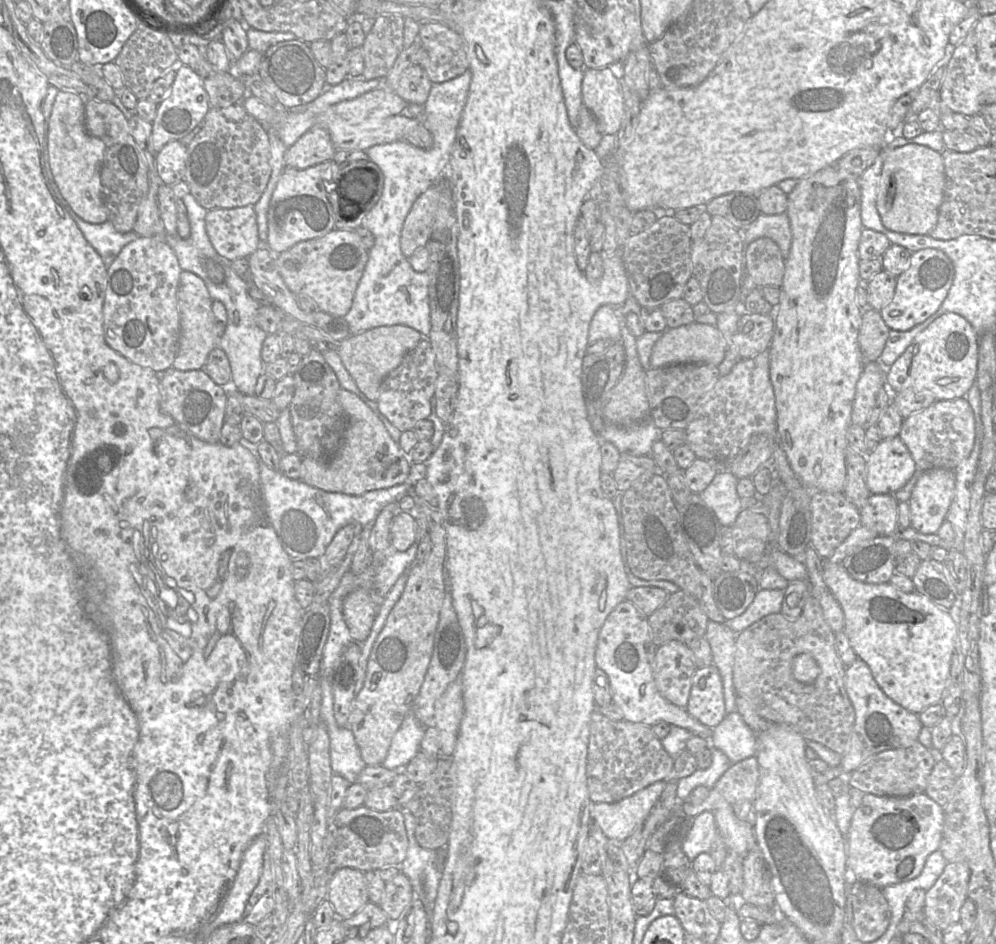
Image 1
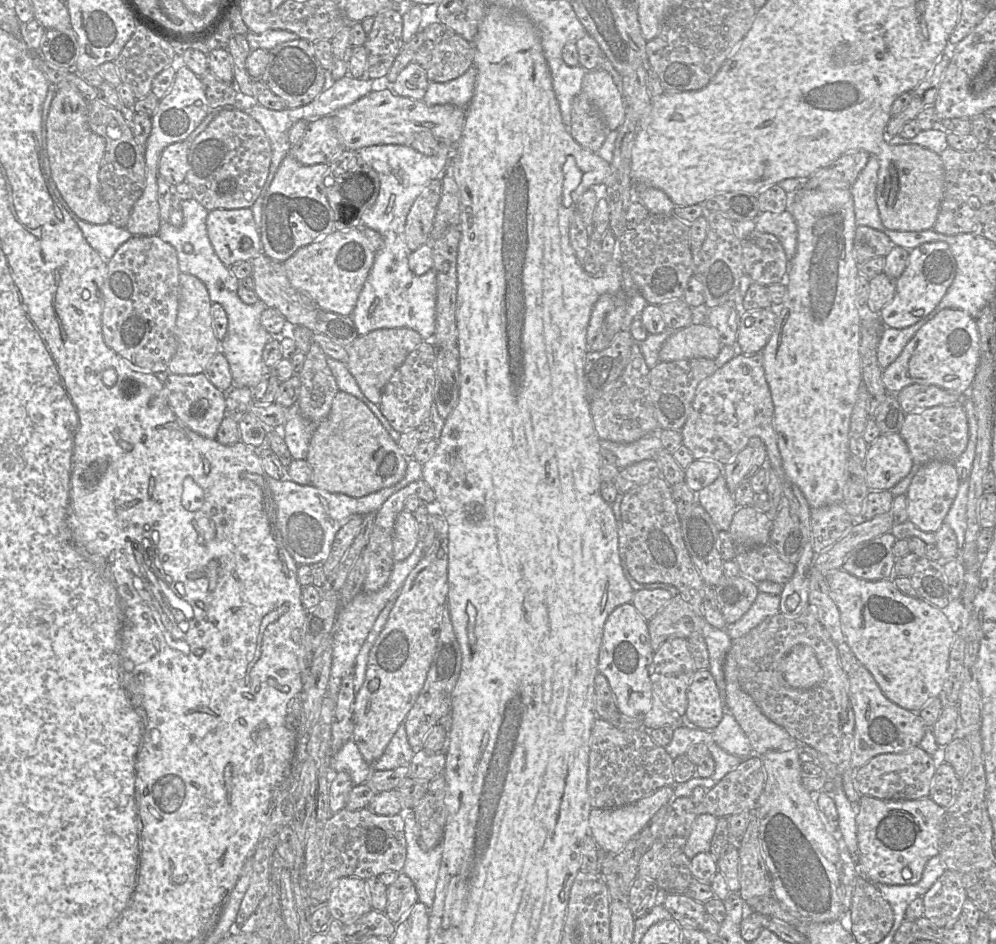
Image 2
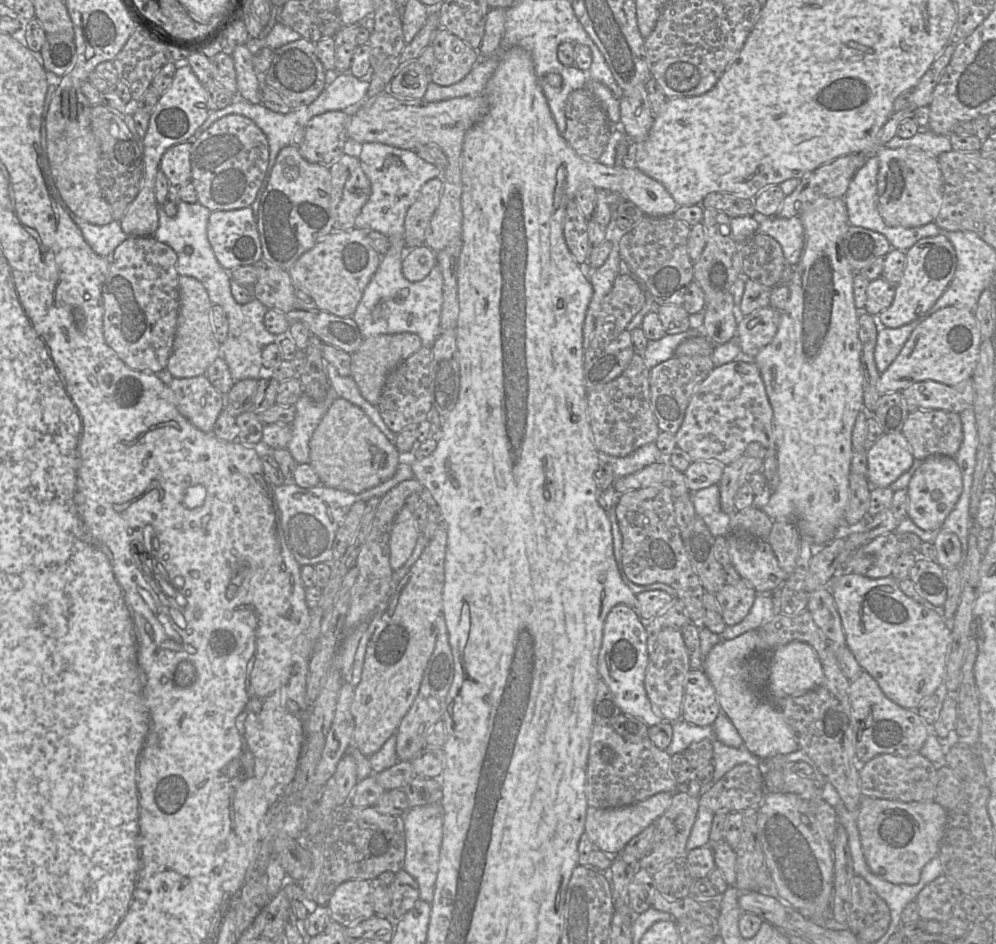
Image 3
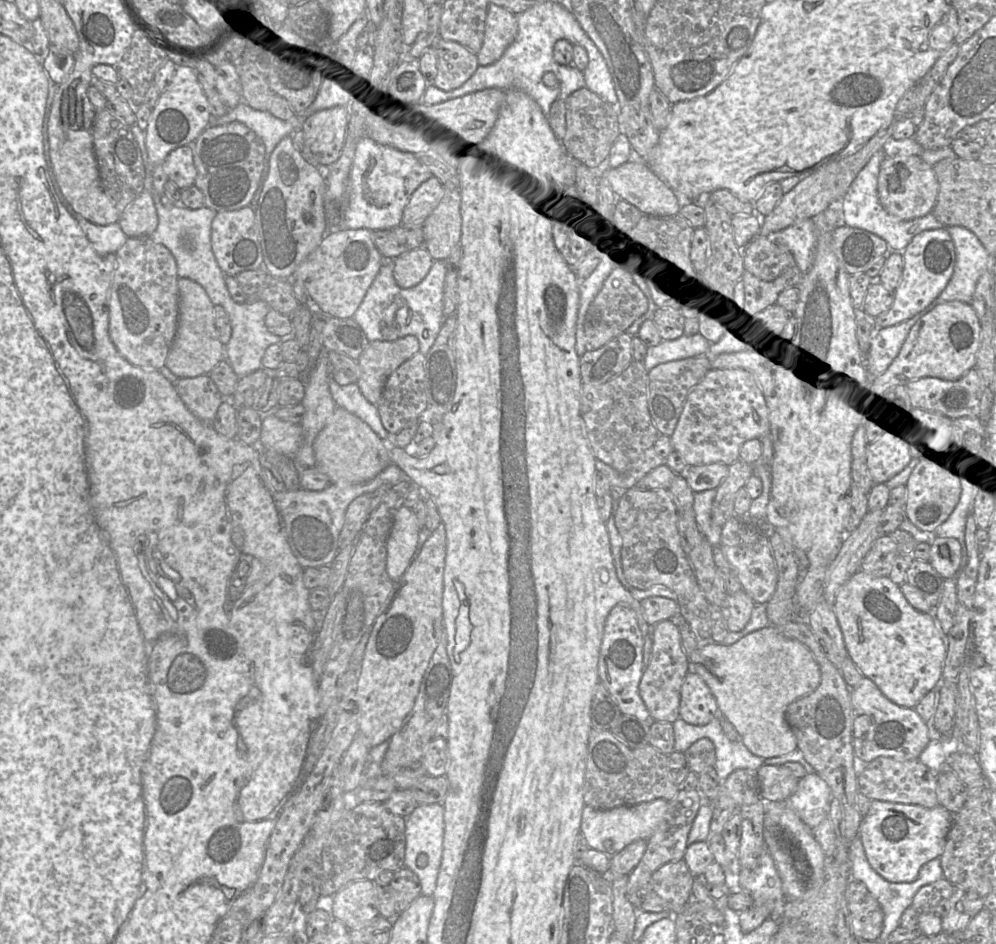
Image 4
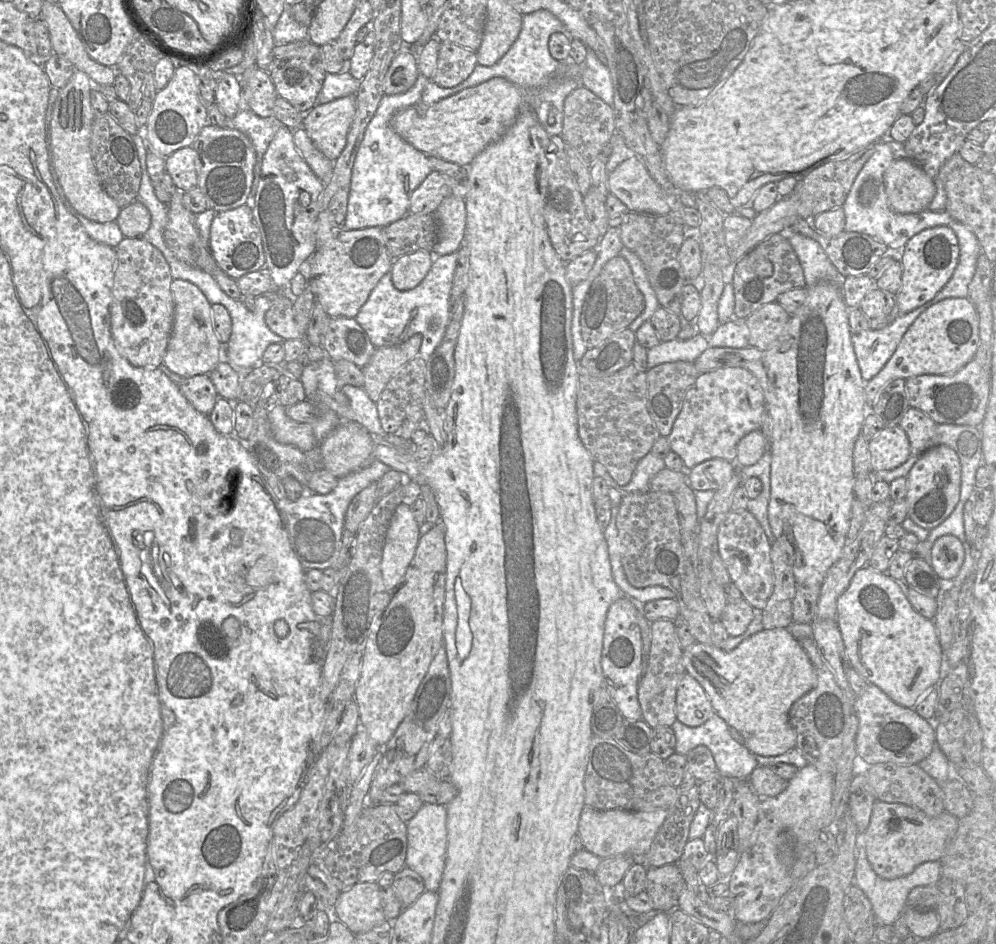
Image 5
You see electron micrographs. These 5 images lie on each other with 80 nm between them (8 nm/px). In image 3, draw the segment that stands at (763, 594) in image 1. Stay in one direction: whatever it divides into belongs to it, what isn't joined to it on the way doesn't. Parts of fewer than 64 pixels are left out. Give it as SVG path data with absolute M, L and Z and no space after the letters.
M757 594L747 616L738 624L726 626L720 635L723 640L732 640L750 630L758 630L770 622L774 616L772 597Z

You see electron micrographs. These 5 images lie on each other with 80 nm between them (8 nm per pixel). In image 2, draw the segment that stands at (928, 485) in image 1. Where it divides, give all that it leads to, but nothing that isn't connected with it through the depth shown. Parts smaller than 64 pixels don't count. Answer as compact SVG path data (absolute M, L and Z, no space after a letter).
M932 461L920 467L906 492L908 520L923 532L936 533L944 524L959 489L959 475L953 462Z

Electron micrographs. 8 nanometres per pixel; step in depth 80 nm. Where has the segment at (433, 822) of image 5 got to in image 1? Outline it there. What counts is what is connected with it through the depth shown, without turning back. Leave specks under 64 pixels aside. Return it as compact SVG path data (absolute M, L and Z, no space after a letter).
M404 812L404 823L408 838L408 849L406 858L399 866L410 880L416 897L426 905L435 902L440 880L442 878L442 867L440 852L422 848L415 836L416 819L411 812Z

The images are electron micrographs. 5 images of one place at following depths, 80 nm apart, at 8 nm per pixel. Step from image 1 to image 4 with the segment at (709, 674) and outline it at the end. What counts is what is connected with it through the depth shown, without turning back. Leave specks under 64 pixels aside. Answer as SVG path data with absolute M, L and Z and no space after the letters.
M688 672L680 692L679 717L691 725L704 726L719 717L717 701L701 676Z

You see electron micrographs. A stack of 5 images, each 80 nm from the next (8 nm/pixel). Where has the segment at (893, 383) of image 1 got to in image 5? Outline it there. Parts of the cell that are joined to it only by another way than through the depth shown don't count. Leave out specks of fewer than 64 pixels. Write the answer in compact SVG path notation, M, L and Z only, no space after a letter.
M968 297L946 298L926 309L909 327L896 351L881 371L865 385L868 408L876 402L882 390L895 379L920 375L953 374L975 357L979 345L979 317Z

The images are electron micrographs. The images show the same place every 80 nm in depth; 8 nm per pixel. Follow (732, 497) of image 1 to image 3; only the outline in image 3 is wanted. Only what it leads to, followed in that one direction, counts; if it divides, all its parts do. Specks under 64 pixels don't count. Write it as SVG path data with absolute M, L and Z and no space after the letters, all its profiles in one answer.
M713 484L691 493L696 514L703 519L713 537L727 536L731 532L731 515L721 508L719 485Z

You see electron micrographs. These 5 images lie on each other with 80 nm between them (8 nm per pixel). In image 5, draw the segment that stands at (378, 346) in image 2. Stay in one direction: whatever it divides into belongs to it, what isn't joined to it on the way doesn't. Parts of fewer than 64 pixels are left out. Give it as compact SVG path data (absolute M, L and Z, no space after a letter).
M415 334L405 342L375 349L369 362L362 368L363 389L373 402L377 402L390 379L407 362L418 357L422 337Z

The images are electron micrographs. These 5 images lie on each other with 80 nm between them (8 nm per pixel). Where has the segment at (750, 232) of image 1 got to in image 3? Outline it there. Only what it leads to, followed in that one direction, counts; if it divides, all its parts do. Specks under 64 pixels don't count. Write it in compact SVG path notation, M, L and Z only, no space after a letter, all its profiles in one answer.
M757 211L752 217L759 223L758 231L774 238L780 244L786 261L795 266L804 247L804 228L800 218L764 216Z

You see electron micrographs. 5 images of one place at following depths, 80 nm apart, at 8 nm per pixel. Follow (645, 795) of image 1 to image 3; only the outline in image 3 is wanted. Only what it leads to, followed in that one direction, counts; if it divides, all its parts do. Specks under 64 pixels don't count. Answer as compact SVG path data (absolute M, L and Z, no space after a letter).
M659 792L645 800L618 808L593 808L588 806L585 833L592 843L606 855L619 855L626 844L646 827L655 823L669 808L673 793Z

